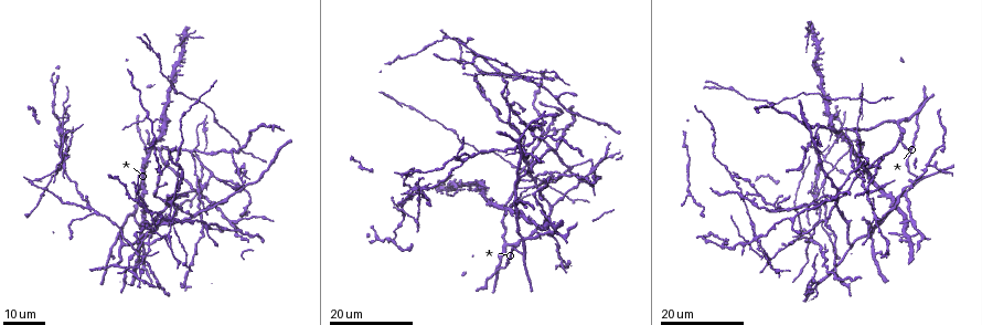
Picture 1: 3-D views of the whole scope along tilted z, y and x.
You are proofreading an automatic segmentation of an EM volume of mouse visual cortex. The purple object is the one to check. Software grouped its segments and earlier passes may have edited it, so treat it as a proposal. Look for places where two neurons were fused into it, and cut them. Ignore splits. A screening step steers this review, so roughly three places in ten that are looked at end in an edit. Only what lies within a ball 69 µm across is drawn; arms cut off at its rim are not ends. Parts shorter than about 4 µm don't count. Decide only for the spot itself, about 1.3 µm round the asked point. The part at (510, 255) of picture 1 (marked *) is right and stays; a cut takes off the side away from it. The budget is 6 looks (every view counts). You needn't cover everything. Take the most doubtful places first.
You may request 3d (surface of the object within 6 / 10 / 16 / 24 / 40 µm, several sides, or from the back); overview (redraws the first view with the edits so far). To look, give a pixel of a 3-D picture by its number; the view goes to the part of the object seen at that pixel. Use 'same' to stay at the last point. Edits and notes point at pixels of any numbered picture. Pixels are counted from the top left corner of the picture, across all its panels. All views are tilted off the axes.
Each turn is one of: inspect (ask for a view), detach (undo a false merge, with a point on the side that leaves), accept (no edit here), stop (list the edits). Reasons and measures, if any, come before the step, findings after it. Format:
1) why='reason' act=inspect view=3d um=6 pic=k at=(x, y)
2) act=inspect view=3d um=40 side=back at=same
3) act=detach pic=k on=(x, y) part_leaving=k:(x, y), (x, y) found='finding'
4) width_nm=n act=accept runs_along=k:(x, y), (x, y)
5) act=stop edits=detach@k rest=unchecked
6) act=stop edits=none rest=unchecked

why='four arms meet' act=inspect view=3d um=16 pic=1 at=(201, 198)

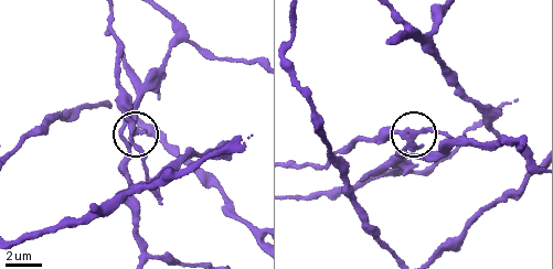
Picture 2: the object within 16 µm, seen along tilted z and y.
why='closer look' act=inspect view=3d um=6 pic=2 at=(411, 143)

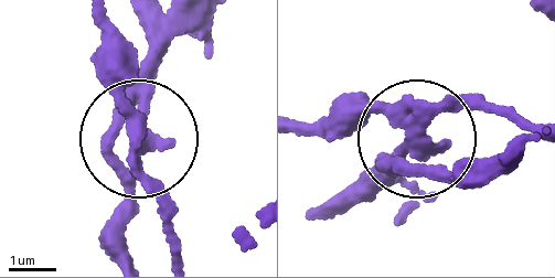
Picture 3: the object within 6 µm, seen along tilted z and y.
side_arm_um=5 act=detach pic=3 on=(99, 79) part_leaving=3:(404, 139), (367, 111), (305, 126) found='two neurons meet here'

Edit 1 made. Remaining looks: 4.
act=inspect view=overview

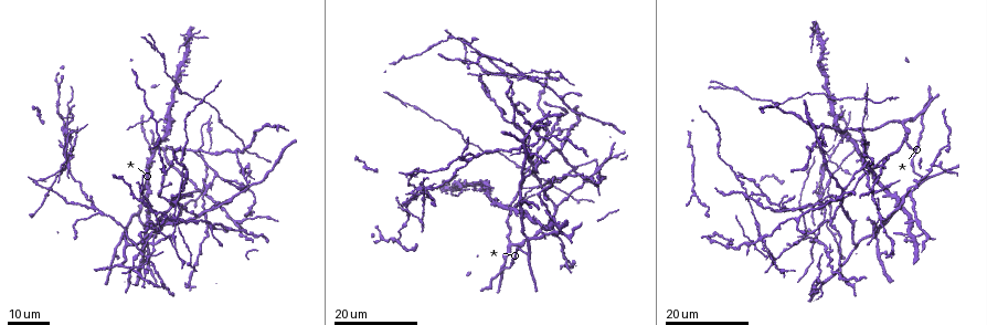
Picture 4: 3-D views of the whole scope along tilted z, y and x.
why='four or more arms meet' act=inspect view=3d um=24 pic=4 at=(562, 148)

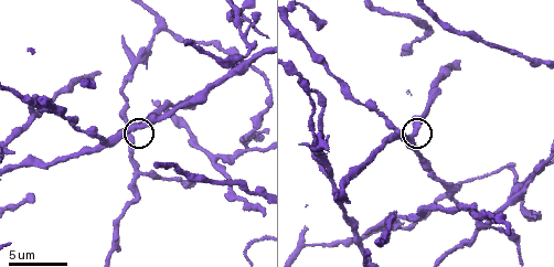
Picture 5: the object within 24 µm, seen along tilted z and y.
why='closer look' act=inspect view=3d um=10 pic=5 at=(412, 138)

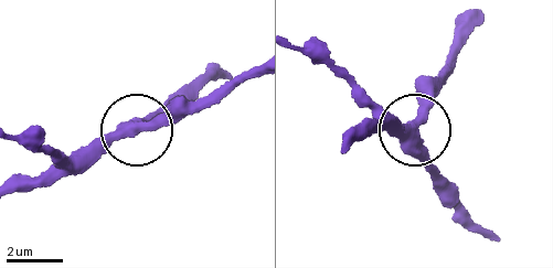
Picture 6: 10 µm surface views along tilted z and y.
act=accept found='one neuron here'

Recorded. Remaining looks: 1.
act=stop edits=detach@3 rest=unchecked

